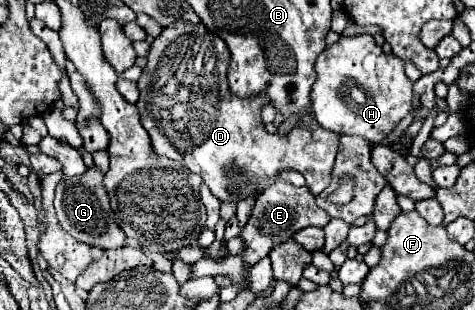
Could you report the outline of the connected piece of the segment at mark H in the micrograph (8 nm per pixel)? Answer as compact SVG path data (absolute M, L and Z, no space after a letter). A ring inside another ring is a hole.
M353 35L341 37L335 45L327 47L315 61L317 81L311 89L313 99L313 115L315 121L333 133L339 135L359 135L371 143L381 143L397 123L409 113L413 99L413 83L407 79L403 71L403 61L393 53L385 53L373 39L373 35Z

